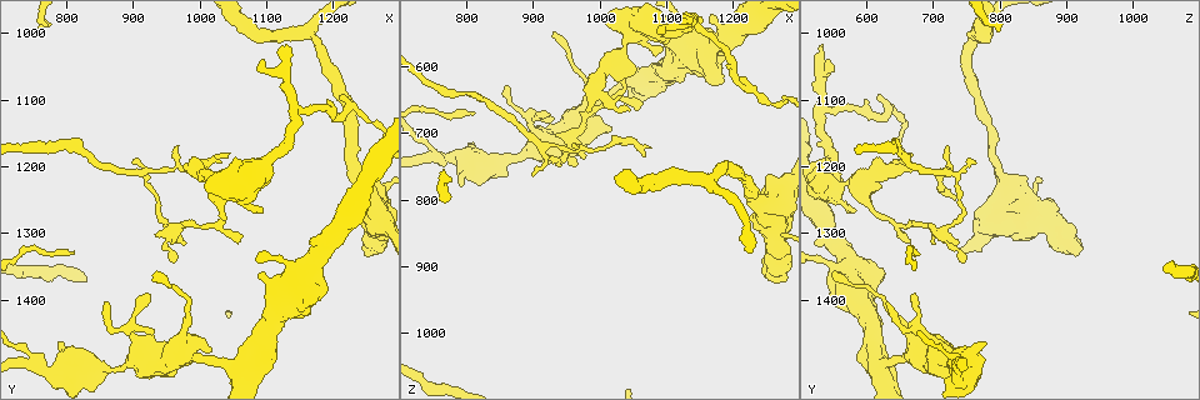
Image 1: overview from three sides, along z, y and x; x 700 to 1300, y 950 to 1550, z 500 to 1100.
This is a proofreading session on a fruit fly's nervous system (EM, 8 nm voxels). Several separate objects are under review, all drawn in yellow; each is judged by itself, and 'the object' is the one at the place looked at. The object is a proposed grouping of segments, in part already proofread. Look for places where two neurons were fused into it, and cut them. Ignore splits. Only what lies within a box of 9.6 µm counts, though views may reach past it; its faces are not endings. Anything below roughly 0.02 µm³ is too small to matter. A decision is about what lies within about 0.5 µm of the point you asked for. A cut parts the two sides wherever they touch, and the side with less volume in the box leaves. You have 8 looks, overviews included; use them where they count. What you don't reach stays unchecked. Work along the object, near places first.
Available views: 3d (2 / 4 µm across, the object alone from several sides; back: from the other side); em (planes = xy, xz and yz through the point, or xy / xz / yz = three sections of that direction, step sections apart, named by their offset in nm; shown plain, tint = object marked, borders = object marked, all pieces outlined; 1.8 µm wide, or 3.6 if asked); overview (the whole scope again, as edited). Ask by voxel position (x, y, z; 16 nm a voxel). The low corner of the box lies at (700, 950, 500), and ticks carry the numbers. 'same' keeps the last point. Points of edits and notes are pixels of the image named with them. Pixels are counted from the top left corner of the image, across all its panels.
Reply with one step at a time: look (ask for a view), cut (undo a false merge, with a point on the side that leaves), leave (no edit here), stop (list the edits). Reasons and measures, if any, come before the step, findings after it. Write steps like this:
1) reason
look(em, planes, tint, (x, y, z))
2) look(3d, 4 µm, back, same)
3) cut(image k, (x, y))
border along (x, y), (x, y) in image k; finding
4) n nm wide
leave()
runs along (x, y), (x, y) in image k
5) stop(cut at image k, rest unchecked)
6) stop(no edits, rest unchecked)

thick turns thin
look(3d, 4 µm, (1070, 1240, 545))

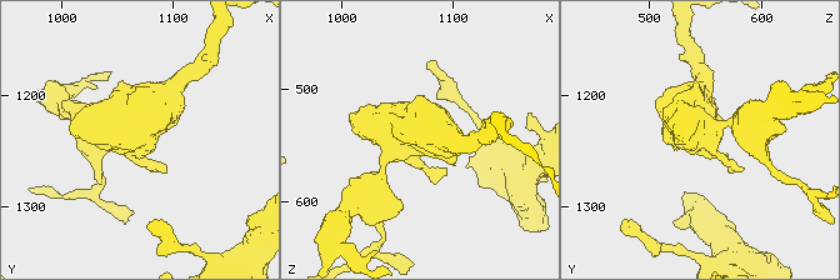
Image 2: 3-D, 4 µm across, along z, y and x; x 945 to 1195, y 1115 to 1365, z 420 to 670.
now the EM
look(em, planes, tint, (1070, 1244, 546))

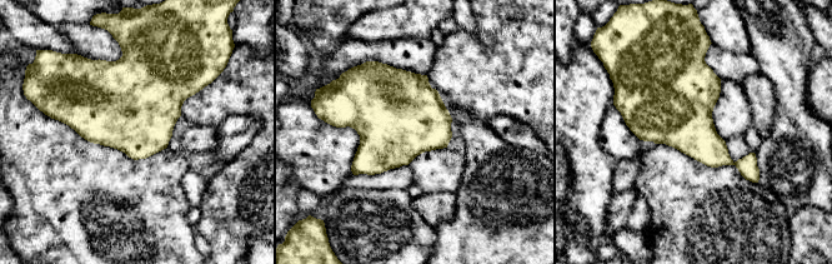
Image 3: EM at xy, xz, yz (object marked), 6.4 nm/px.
leave()
continuous, no second neuron

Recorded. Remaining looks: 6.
thick turns thin
look(em, planes, tint, (1245, 1245, 810))

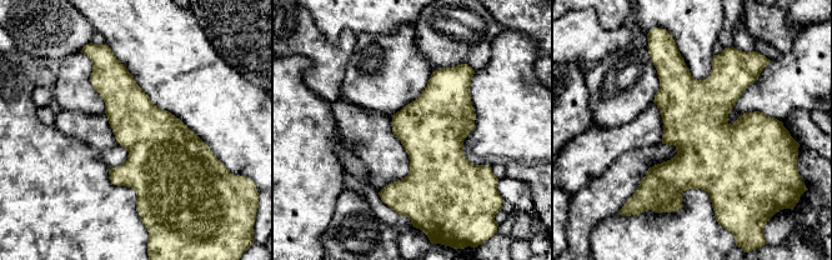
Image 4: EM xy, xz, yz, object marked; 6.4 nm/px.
380 nm wide
leave()
all the same neuron

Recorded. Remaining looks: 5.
sudden change in width
look(3d, 4 µm, (1255, 1315, 905))

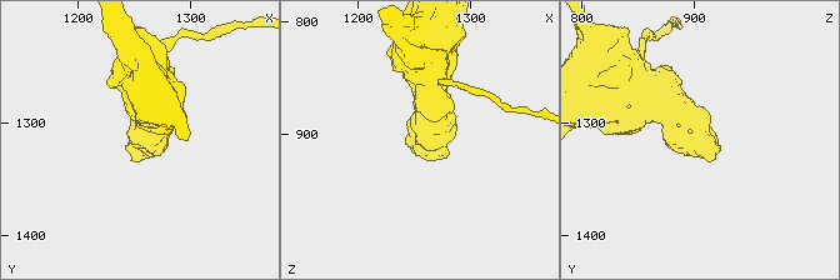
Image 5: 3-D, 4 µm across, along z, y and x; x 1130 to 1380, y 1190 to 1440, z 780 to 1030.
now the EM
look(em, 3.6 µm, planes, tint, (1258, 1318, 906))

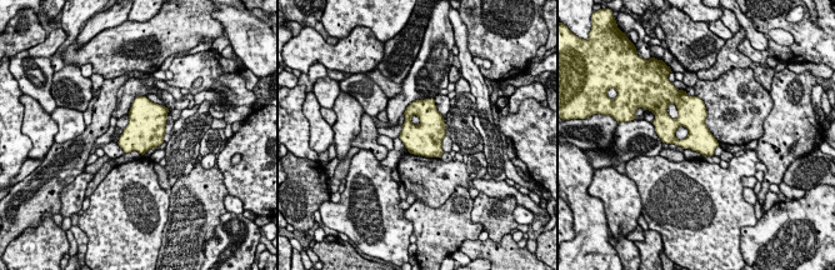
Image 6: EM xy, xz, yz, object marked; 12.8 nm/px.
leave()
continuous, no second neuron

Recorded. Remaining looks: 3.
thick turns thin
look(3d, 4 µm, back, (980, 1435, 655))

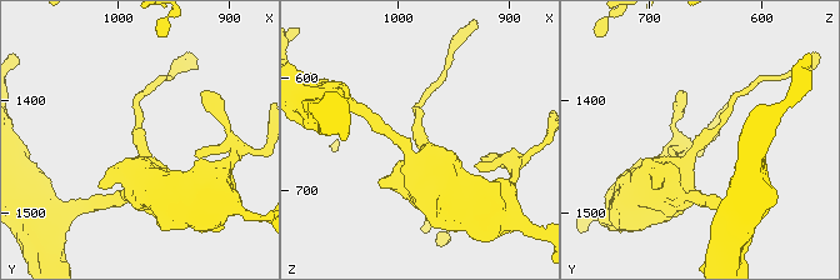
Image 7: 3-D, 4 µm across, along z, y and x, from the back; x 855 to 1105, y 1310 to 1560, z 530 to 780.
shape alone is not enough
look(em, xz, step 4, tint, (982, 1436, 656))

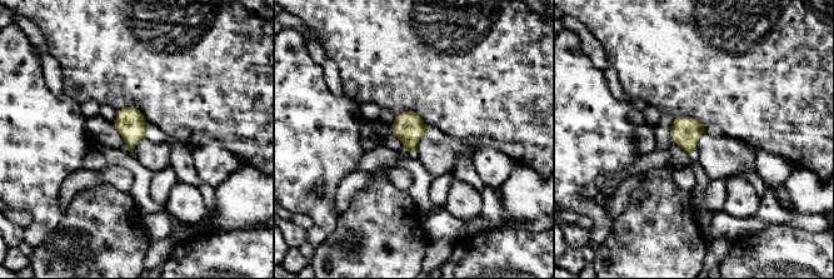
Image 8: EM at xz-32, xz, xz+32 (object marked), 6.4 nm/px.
look(em, planes, borders, same)

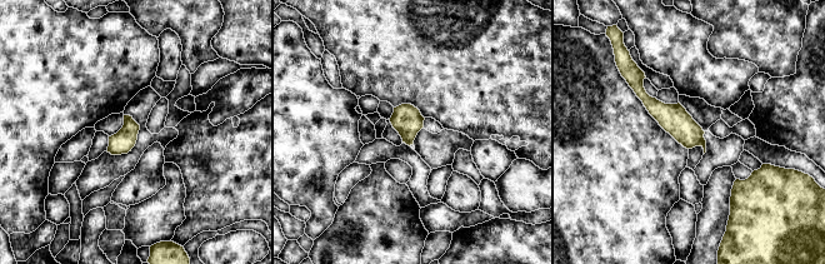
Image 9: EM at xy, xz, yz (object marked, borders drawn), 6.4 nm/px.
leave()
runs along (635, 84), (656, 109), (703, 143) in image 9; all the same neuron

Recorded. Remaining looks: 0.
stop(no edits, rest unchecked)

